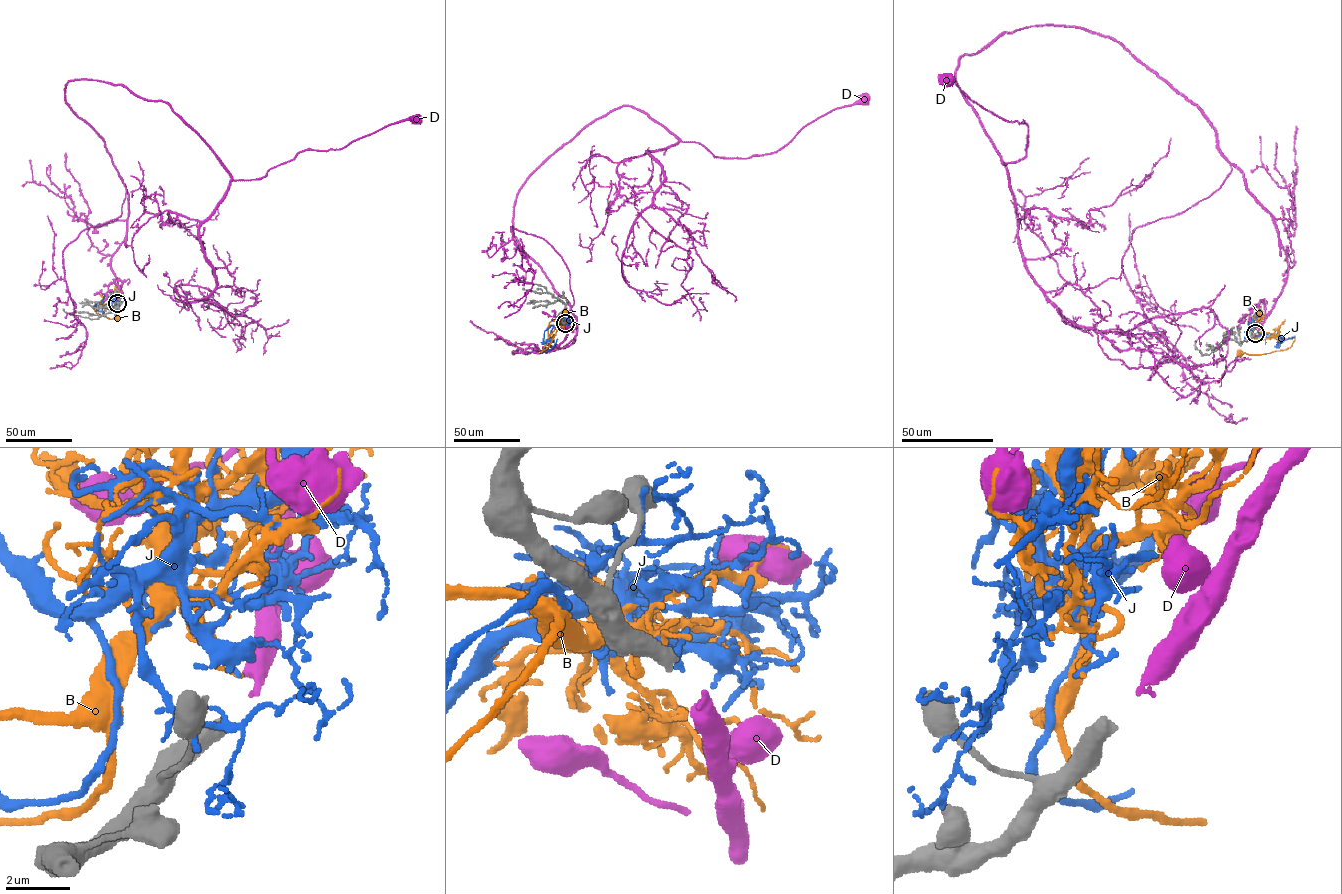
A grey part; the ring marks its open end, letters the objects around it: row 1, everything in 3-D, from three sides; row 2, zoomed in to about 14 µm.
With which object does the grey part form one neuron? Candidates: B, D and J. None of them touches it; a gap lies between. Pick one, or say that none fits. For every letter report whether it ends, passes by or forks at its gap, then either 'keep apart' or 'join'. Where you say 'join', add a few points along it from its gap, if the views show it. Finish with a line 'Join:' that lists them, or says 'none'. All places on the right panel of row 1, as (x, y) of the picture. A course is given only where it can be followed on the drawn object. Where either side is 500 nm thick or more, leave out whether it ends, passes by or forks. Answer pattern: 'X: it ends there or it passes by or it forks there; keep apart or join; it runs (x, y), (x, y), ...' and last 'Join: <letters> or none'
B: it ends there; keep apart
D: it ends there; join; it runs (1257, 331), (1288, 267), (1274, 217), (1122, 44), (1036, 25), (961, 58), (1016, 163), (1028, 126), (946, 80)
J: it ends there; keep apart
Join: D

